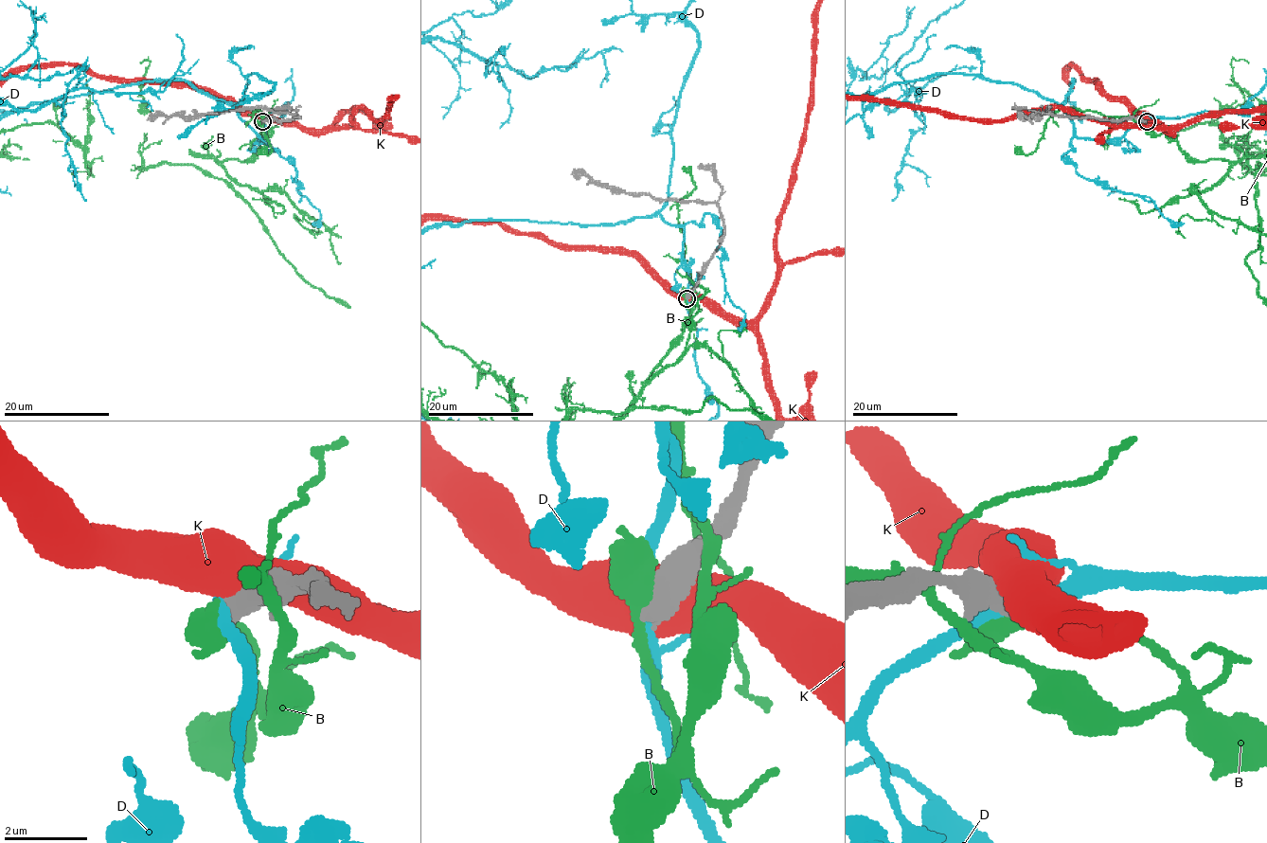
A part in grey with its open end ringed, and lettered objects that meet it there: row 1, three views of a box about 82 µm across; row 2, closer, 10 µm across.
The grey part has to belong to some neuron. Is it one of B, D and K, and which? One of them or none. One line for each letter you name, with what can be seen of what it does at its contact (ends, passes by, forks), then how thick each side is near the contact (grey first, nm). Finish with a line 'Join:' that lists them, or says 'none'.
Join: none

